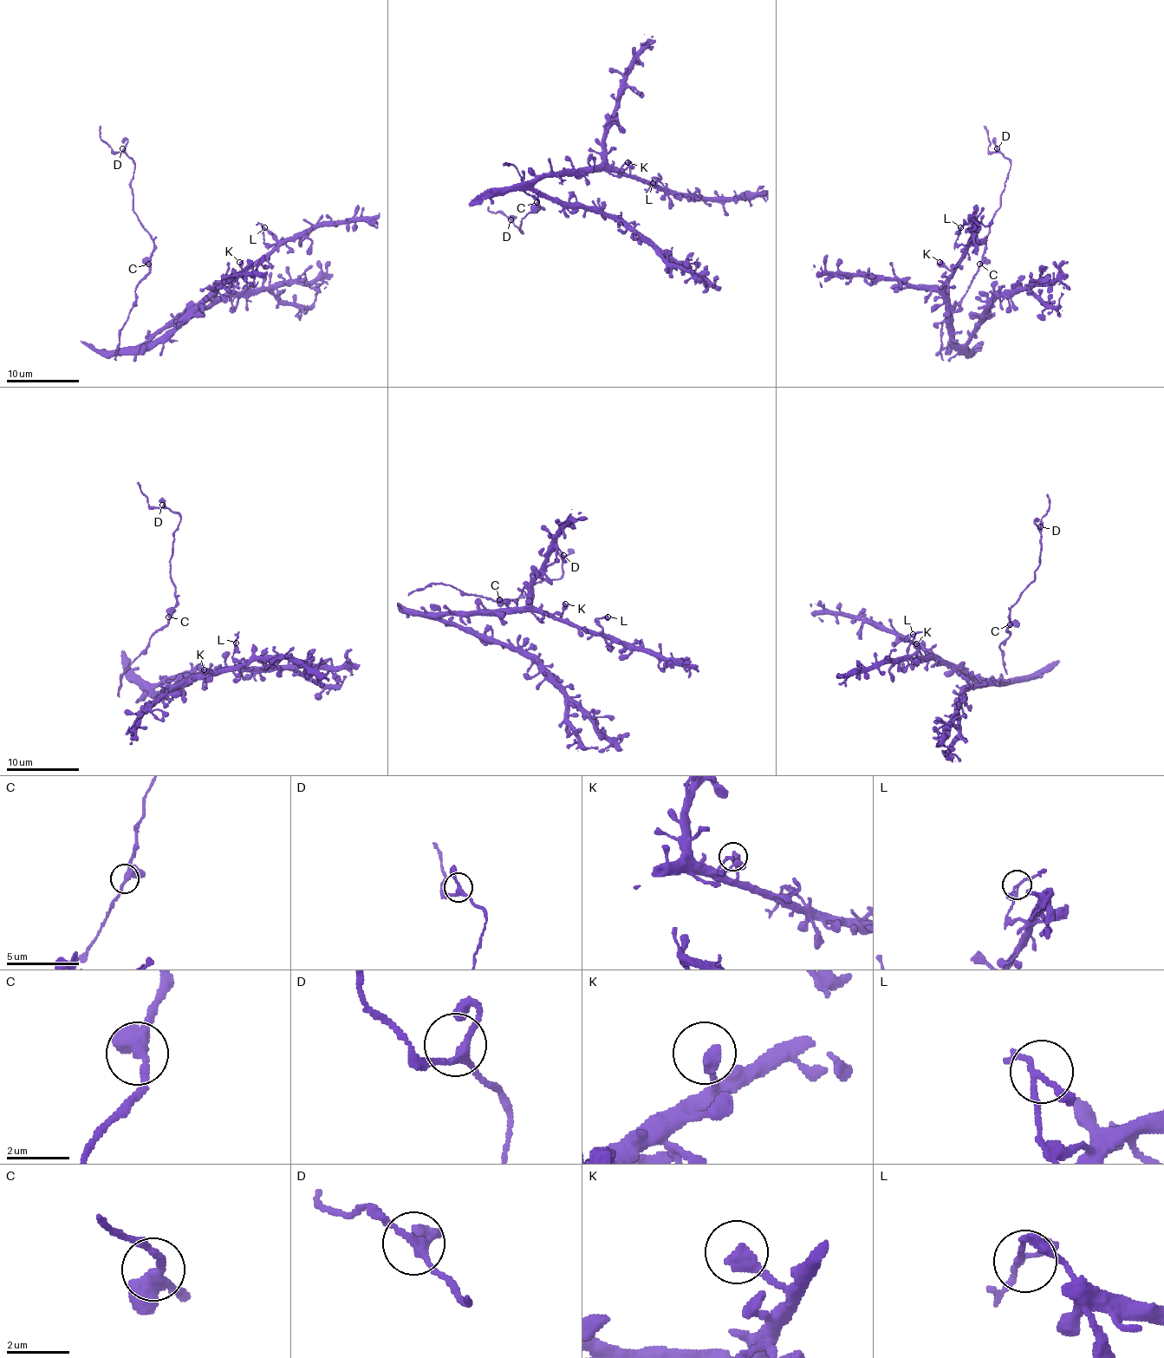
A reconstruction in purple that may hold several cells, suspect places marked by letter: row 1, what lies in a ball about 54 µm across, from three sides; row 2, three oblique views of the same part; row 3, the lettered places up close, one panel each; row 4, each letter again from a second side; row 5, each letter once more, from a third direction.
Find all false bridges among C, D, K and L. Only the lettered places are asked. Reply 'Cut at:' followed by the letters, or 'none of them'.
Cut at: none of them

